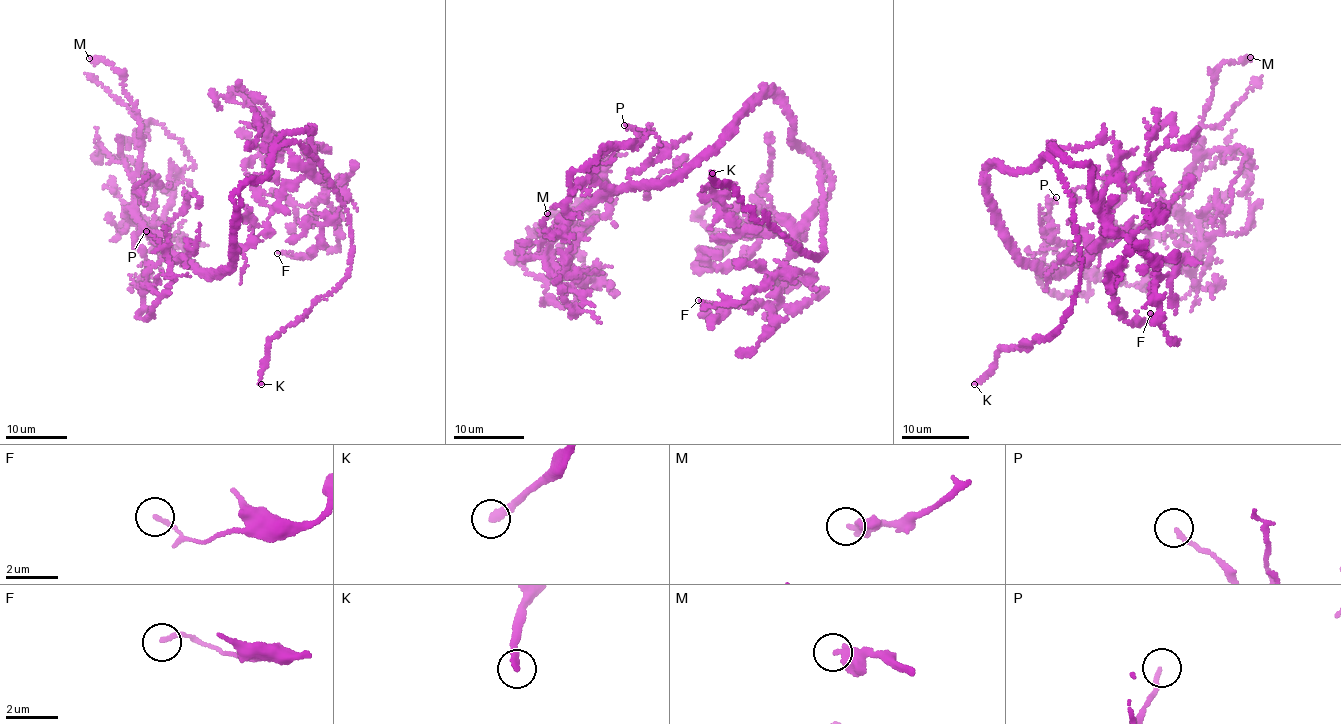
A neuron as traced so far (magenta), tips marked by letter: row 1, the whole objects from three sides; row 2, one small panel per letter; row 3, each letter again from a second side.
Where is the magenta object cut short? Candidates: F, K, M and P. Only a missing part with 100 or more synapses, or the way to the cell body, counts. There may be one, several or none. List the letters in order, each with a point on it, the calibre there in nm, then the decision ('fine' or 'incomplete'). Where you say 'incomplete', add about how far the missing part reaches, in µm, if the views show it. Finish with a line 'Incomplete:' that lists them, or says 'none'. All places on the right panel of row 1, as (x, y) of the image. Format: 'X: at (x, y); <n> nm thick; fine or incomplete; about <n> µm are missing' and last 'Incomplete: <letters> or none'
F: at (1150, 313); 150 nm thick; fine
K: at (974, 384); 280 nm thick; incomplete; about 30 µm are missing
M: at (1250, 57); 420 nm thick; fine
P: at (1056, 197); 170 nm thick; fine
Incomplete: K

